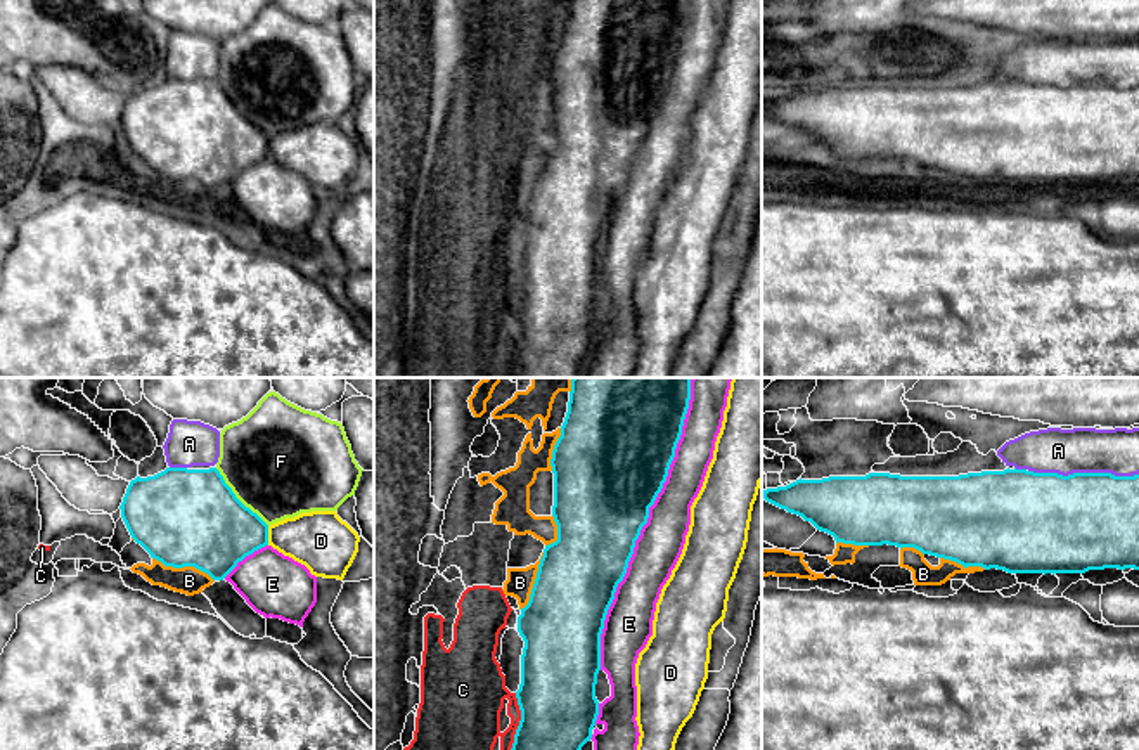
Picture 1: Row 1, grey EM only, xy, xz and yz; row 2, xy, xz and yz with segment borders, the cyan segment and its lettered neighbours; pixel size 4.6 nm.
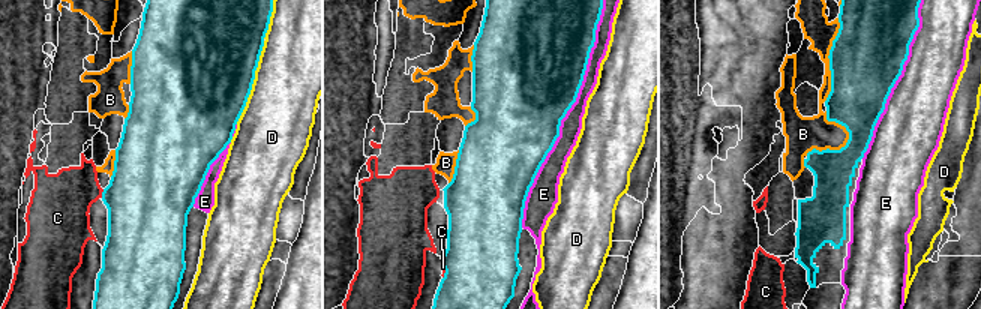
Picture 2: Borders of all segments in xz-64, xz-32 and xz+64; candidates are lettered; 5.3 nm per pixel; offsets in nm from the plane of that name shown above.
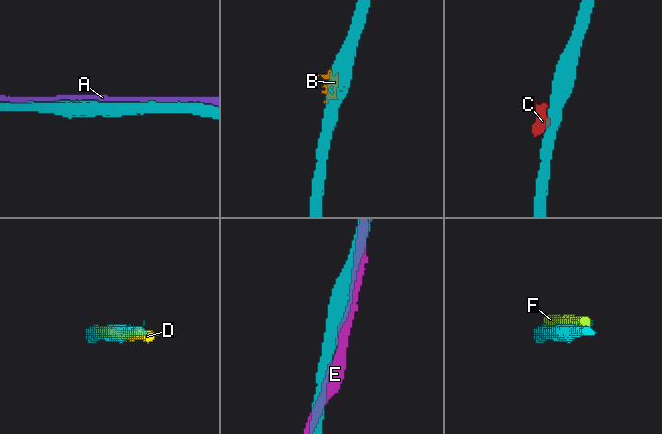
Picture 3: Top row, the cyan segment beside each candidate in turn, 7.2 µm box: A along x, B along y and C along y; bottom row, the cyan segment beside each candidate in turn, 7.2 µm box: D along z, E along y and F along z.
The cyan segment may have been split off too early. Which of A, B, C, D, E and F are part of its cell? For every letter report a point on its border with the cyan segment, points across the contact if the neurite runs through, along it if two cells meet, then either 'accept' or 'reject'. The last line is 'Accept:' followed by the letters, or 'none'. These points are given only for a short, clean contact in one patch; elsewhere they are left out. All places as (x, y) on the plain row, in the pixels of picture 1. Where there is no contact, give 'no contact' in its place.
A: yz (1084, 85) | reject
B: xy (184, 177) | reject
C: xz (516, 342) | reject
D: xy (267, 148) | reject
E: xz (641, 141) | reject
F: xy (238, 111) | reject
Accept: none

